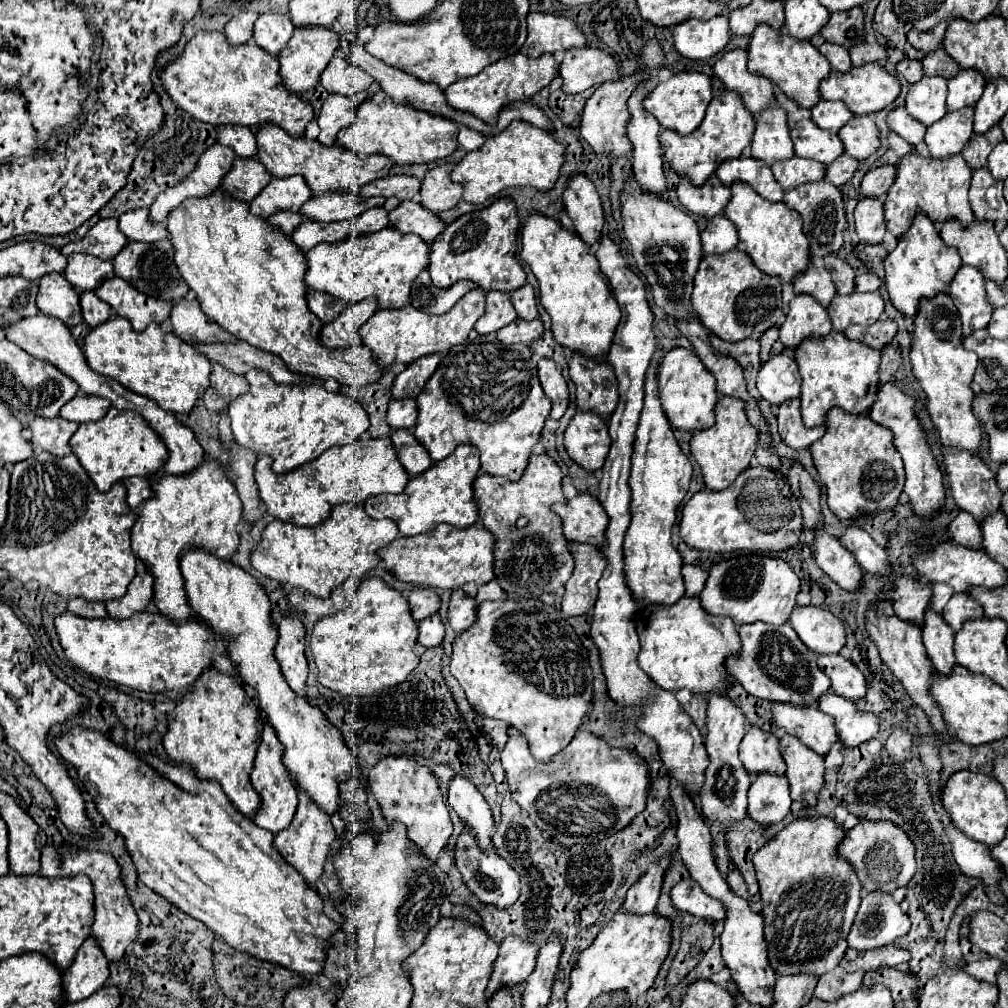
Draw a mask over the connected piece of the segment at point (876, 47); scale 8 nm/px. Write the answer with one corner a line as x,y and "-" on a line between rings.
863,42
863,44
851,46
849,48
849,56
851,56
853,66
861,66
861,64
867,64
867,62
875,62
875,60
881,62
881,60
885,60
887,52
877,42

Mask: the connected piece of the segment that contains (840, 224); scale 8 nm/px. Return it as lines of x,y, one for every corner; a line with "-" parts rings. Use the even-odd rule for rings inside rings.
819,180
819,184
801,184
799,188
791,188
783,194
783,202
797,210
803,218
803,232
809,240
811,254
823,258
827,254
835,254
843,244
843,228
845,228
845,208
839,188
829,180

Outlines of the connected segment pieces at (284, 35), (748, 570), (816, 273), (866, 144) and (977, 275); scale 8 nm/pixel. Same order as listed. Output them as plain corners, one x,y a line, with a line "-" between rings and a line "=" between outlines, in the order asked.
261,14
255,22
253,38
265,52
277,56
289,42
293,30
289,14
=
741,554
729,560
721,560
709,570
707,584
699,594
699,598
707,612
717,616
729,616
735,624
749,624
763,620
767,624
779,626
787,622
795,606
797,592
799,592
799,578
791,570
787,560
761,554
=
813,262
805,268
805,272
799,272
799,276
793,280
795,294
811,294
815,296
823,306
829,306
835,286
831,282
831,276
827,268
817,268
=
853,116
841,130
839,138
845,146
845,154
865,160
879,148
879,130
871,116
=
963,264
955,274
955,280
949,284
949,296
961,314
963,336
969,336
973,330
987,328
993,308
985,298
983,274
977,268

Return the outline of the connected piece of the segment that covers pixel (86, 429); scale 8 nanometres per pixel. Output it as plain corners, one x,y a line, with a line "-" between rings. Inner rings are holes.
109,408
109,412
97,422
79,424
71,438
71,450
99,488
107,492
115,482
129,476
149,476
163,468
167,462
167,448
159,434
135,412

